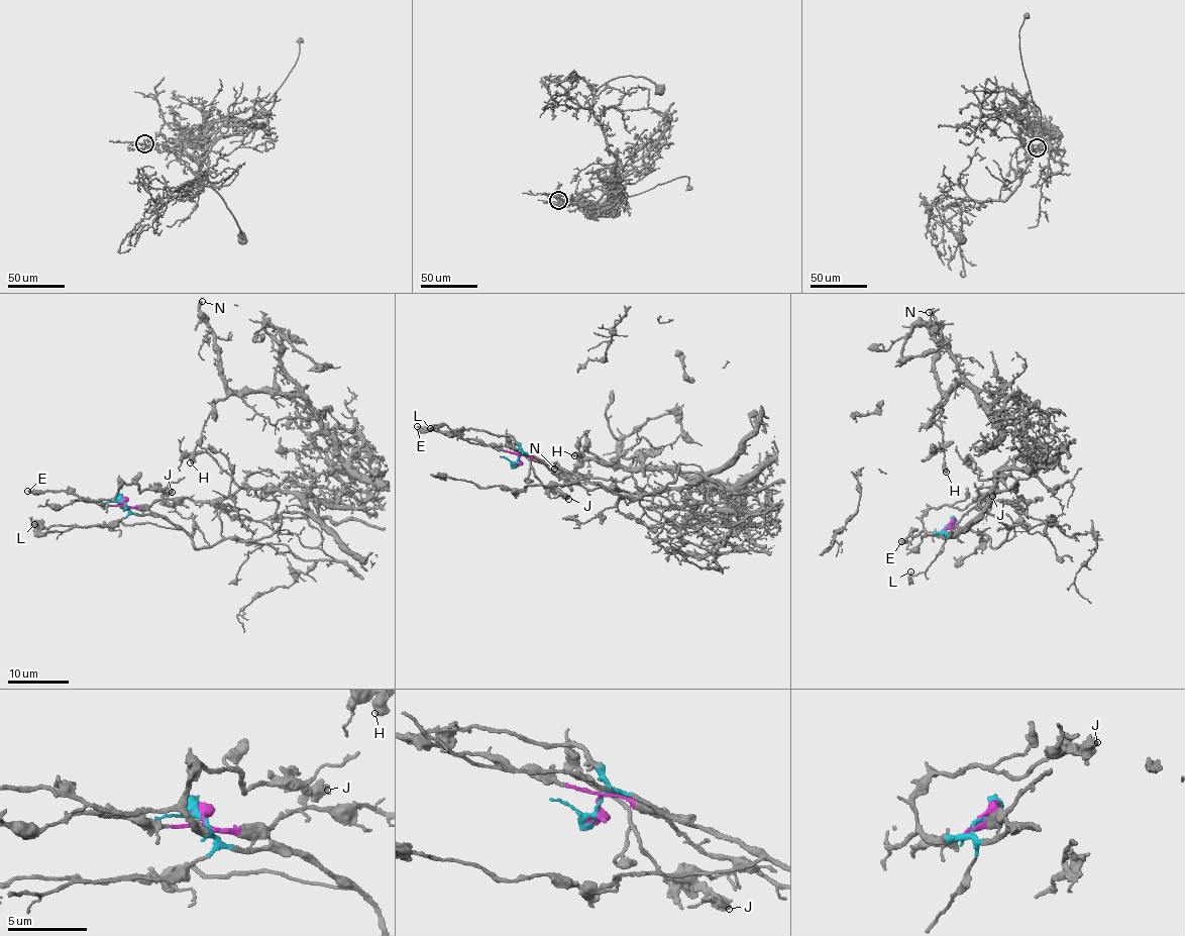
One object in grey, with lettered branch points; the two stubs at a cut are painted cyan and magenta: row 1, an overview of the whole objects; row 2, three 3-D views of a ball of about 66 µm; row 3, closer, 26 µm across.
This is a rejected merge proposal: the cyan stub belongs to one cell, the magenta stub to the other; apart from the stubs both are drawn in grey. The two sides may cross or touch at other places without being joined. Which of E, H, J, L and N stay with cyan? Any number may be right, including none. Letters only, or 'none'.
E, J, L

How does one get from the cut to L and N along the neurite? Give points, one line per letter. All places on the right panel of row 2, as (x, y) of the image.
L: (951, 523), (944, 528), (945, 541), (925, 572), (908, 580), (910, 572)
N: (951, 523), (987, 502), (998, 470), (1060, 450), (1017, 438), (961, 383), (939, 388), (929, 311)

